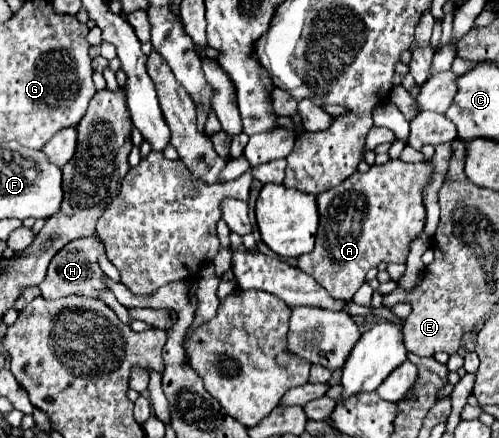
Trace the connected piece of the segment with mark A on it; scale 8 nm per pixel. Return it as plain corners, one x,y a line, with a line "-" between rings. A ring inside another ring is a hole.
388,160
382,166
372,166
366,174
356,172
346,178
342,184
316,196
320,226
316,234
316,246
310,254
298,258
298,268
310,274
322,288
334,298
352,300
354,292
364,284
366,272
376,268
380,262
406,262
412,240
424,230
426,224
426,206
424,206
424,188
432,182
432,164
406,164
402,160

